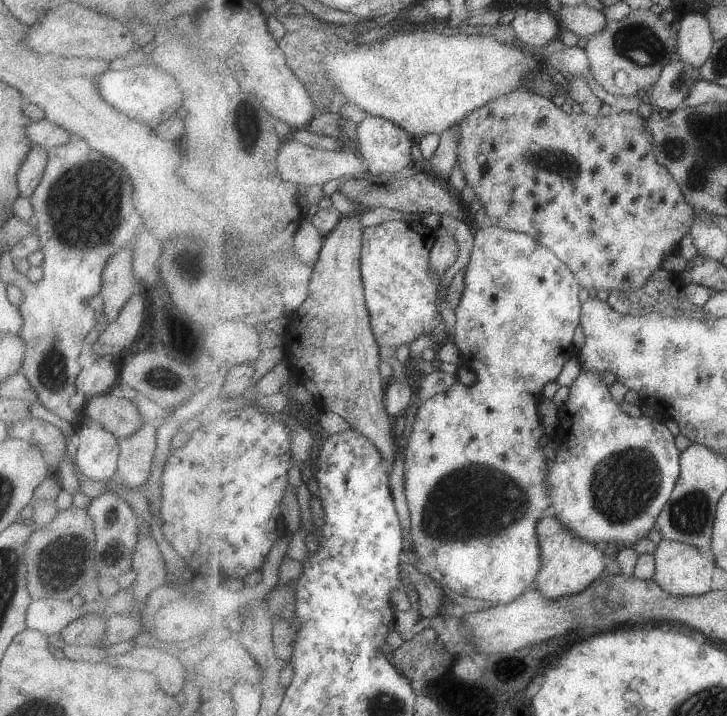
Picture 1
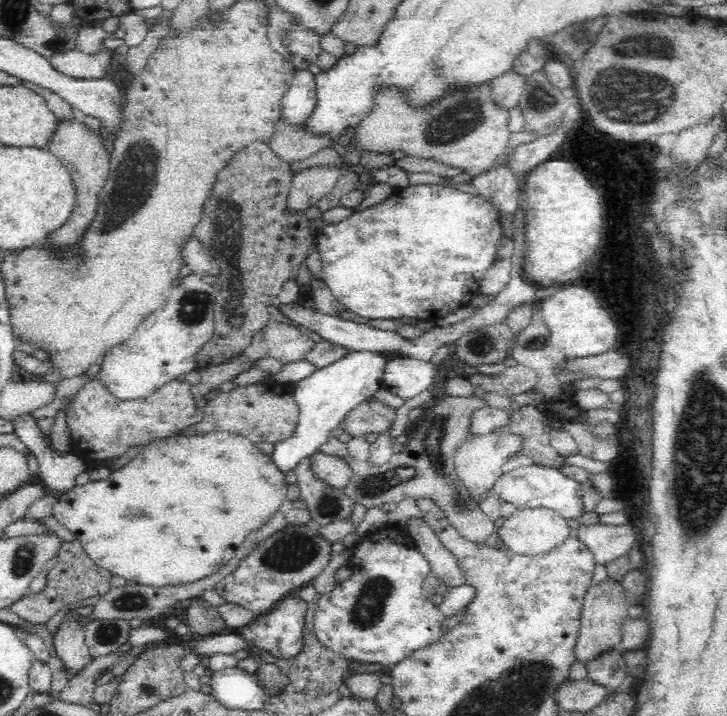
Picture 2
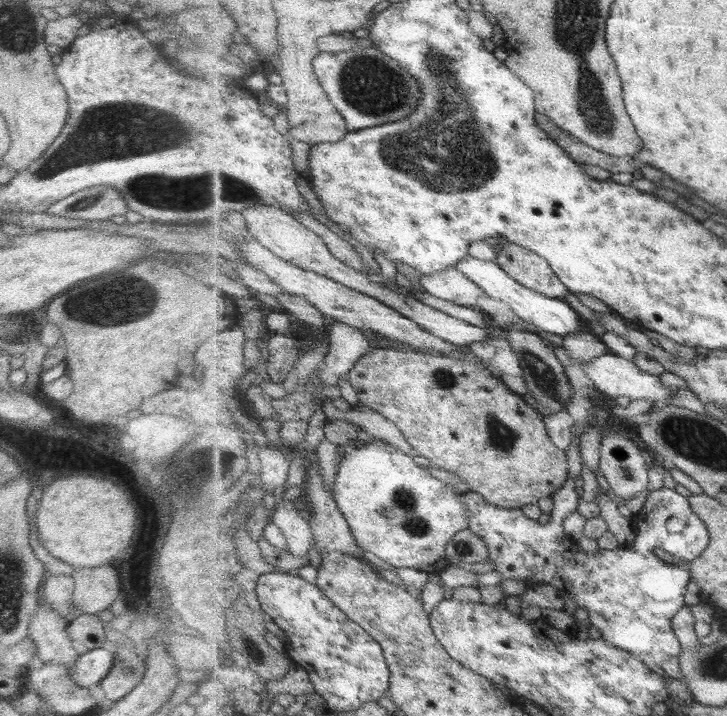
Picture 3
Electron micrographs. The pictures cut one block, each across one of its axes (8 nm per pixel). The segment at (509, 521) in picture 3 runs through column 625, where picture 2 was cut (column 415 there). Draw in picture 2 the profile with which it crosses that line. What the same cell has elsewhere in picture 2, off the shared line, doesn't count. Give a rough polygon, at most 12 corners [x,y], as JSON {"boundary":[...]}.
{"boundary":[[404,537],[372,540],[318,595],[337,655],[393,666],[436,642],[432,571]]}

